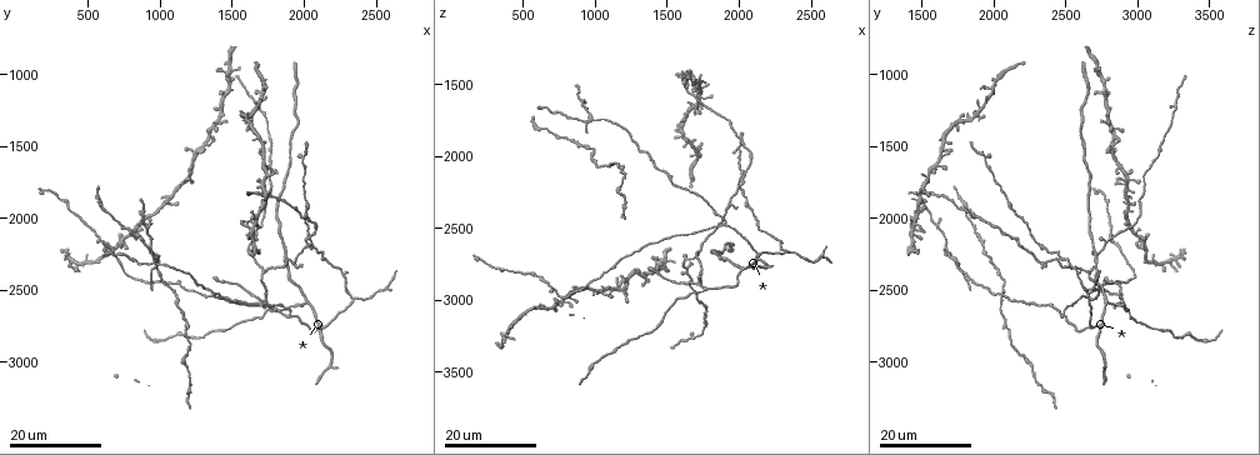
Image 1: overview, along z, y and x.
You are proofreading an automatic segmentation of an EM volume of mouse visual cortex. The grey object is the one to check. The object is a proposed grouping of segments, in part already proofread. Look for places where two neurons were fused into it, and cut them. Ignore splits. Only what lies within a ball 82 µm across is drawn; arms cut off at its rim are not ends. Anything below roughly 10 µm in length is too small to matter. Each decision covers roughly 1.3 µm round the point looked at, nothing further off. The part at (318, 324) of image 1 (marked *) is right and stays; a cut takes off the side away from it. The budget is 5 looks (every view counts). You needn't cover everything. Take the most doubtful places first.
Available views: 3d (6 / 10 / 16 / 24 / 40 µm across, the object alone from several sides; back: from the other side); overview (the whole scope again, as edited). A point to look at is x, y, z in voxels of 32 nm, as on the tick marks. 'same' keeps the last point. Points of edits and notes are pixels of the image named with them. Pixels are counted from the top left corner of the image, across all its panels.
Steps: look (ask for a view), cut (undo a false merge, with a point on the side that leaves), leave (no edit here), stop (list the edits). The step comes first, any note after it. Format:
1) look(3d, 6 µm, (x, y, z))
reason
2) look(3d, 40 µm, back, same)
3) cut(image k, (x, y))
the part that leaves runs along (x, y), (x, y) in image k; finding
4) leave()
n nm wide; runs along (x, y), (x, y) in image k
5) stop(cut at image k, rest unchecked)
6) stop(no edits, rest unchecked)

look(3d, 16 µm, (960, 2300, 1720))
four arms meet

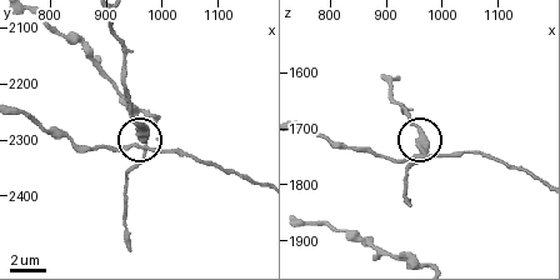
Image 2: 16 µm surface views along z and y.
look(3d, 6 µm, same)
zoom in

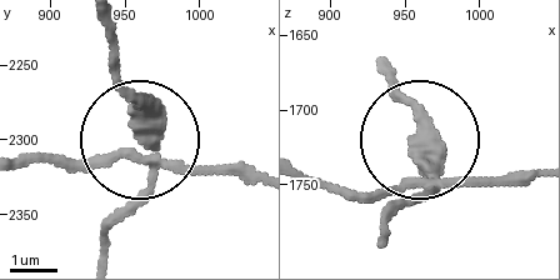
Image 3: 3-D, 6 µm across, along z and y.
cut(image 3, (151, 100))
the part that leaves runs along (154, 154), (110, 26) in image 3; a second neuron is stuck on

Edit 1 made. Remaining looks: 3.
look(3d, 16 µm, (1740, 2600, 2900))
four-way junction

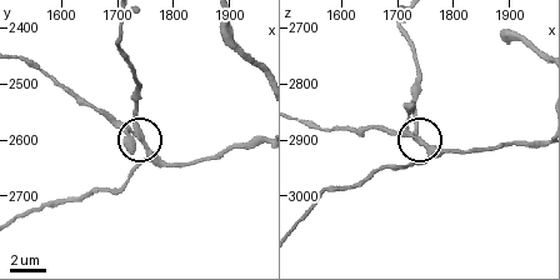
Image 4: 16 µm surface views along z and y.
look(3d, 6 µm, (1715, 2585, 2890))
closer look

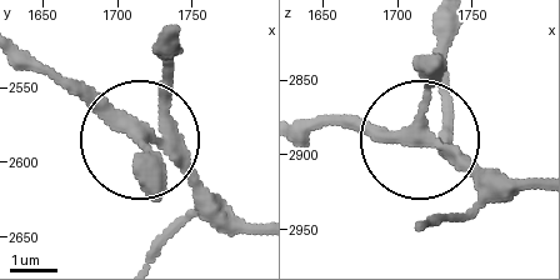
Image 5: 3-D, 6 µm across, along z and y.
leave()
runs along (538, 190), (490, 186), (430, 146), (339, 123) in image 5; continuous, no second neuron

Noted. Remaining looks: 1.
stop(cut at image 3, rest unchecked)

